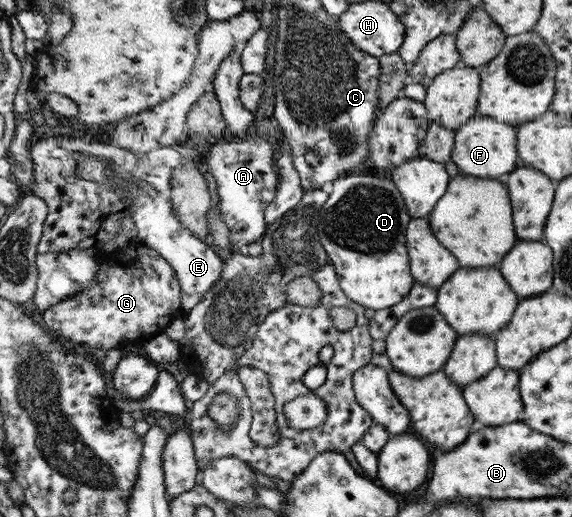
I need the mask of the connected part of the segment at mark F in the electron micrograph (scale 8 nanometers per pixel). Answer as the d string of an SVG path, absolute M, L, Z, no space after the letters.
M476 114L468 123L455 130L455 148L451 160L458 166L459 173L474 178L505 179L516 168L516 130L489 116Z

